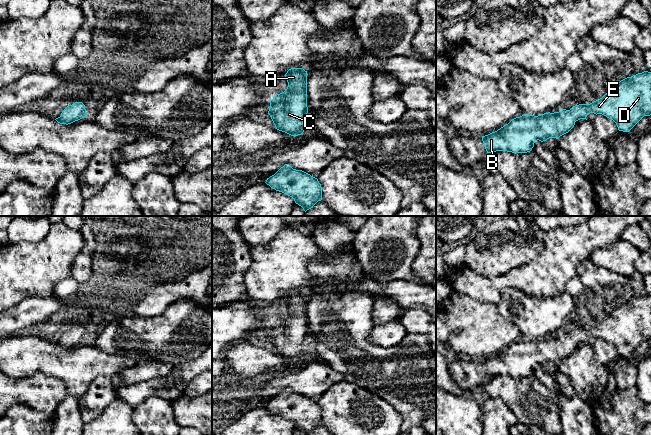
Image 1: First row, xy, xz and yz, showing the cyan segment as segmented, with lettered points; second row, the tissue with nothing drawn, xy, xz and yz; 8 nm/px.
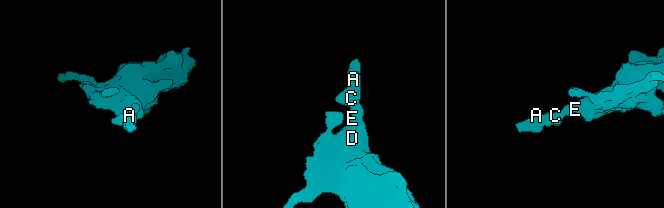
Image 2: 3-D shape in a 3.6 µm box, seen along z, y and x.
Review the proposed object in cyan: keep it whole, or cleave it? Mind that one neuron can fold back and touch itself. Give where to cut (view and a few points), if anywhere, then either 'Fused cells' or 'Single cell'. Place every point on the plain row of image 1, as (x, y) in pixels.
No split. Single cell

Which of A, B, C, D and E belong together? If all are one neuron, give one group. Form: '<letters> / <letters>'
A B C D E

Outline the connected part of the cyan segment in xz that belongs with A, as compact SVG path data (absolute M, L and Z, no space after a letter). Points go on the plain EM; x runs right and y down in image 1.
M291 292L285 298L287 313L270 324L268 338L277 354L291 360L301 359L306 350L307 295Z

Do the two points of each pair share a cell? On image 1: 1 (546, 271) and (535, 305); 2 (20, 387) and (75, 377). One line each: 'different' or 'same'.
1: different
2: different

